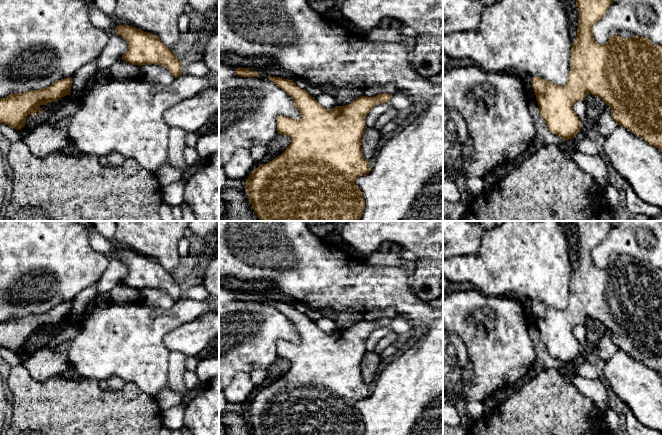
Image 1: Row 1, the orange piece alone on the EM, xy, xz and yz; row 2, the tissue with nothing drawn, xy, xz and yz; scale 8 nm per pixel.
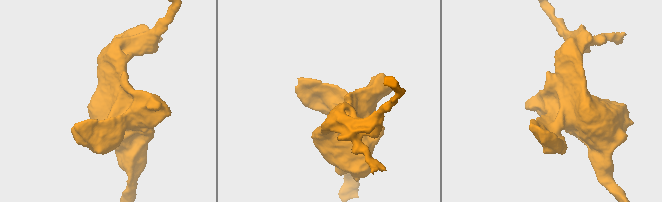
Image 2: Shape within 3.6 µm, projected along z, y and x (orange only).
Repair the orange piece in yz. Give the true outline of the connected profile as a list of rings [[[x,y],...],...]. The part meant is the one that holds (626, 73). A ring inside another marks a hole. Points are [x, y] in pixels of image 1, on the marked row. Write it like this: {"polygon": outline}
{"polygon": [[[576,0],[579,13],[576,40],[572,44],[570,73],[566,84],[560,86],[540,77],[532,77],[532,87],[539,105],[540,115],[548,130],[564,141],[574,138],[581,131],[580,120],[573,111],[573,104],[583,101],[587,94],[600,97],[611,108],[612,118],[633,134],[662,152],[662,46],[654,45],[646,37],[633,35],[624,38],[613,34],[605,44],[598,44],[593,37],[593,25],[607,12],[612,0]]]}

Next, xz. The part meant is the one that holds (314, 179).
{"polygon": [[[271,76],[267,78],[291,96],[301,118],[295,120],[286,116],[277,117],[278,133],[288,135],[291,144],[281,155],[254,169],[246,180],[247,196],[258,218],[260,221],[360,221],[365,199],[355,181],[371,171],[361,148],[363,133],[367,128],[365,119],[375,105],[389,102],[392,95],[384,93],[374,97],[361,96],[347,105],[327,110],[293,80]]]}

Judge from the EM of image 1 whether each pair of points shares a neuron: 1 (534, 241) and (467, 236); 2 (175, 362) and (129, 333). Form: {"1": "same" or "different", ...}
{"1": "different", "2": "different"}

